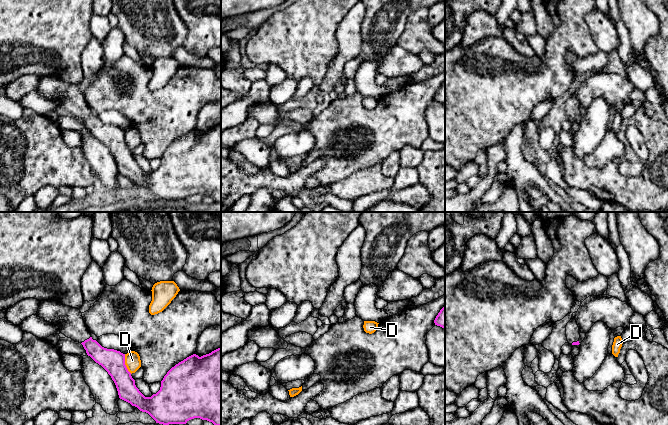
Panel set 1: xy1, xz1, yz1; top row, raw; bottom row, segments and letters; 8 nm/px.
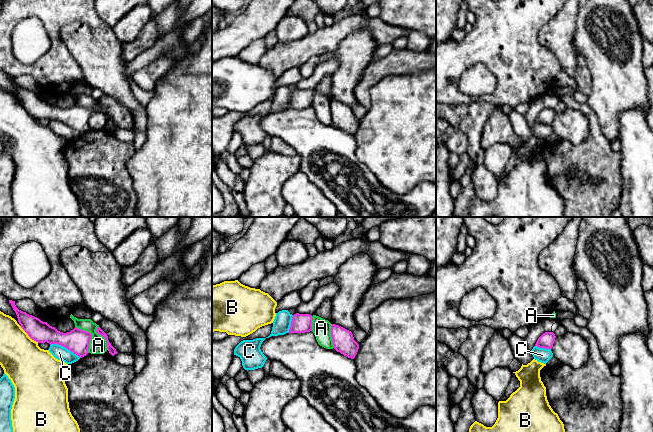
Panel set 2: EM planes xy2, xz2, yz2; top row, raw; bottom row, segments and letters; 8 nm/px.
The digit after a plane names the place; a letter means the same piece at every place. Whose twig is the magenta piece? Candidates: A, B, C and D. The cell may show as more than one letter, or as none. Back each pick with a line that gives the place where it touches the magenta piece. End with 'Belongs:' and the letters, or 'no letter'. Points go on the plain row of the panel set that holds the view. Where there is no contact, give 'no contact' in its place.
Belongs: no letter

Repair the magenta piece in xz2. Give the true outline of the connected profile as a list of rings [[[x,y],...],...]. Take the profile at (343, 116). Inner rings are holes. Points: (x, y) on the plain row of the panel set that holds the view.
[[[332,100],[331,112],[333,116],[334,125],[337,128],[340,128],[348,134],[355,134],[359,125],[359,120],[354,116],[351,107],[339,101]]]

